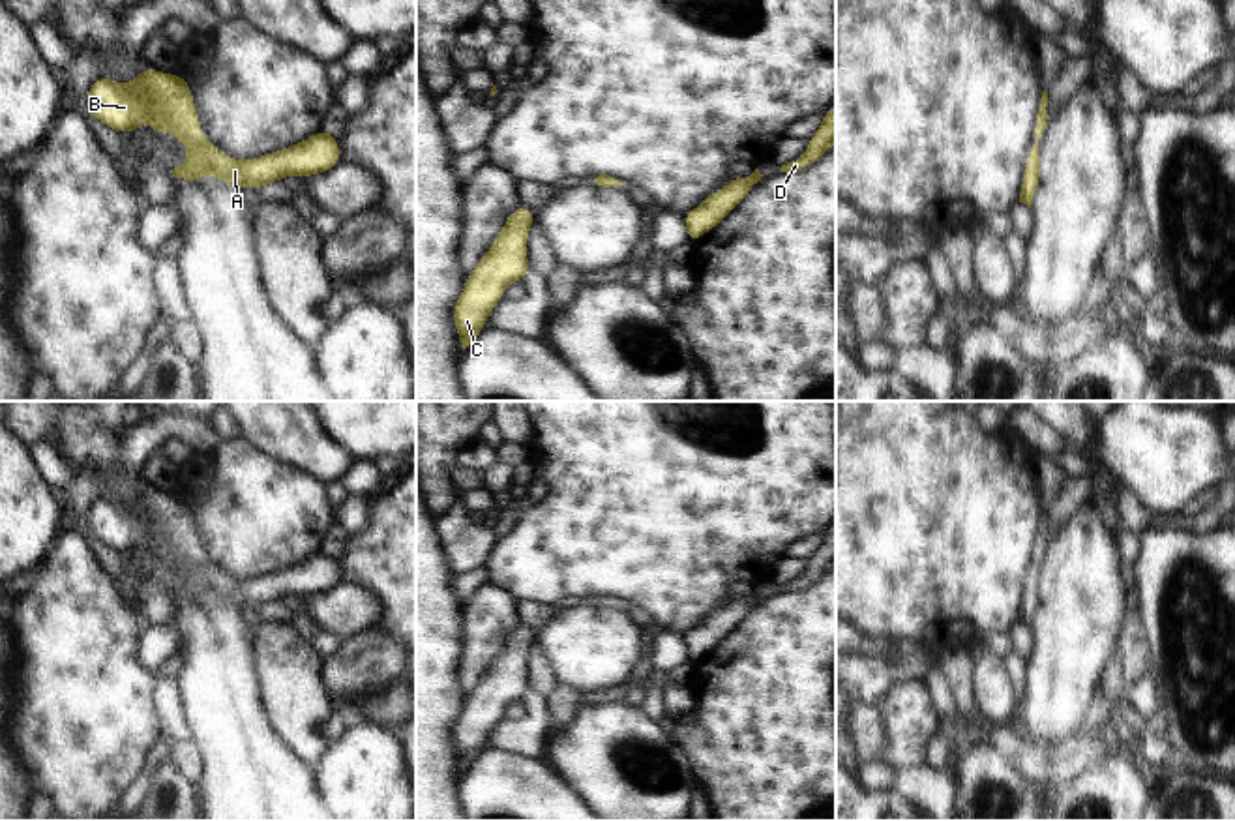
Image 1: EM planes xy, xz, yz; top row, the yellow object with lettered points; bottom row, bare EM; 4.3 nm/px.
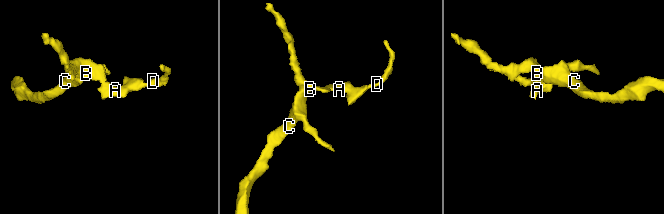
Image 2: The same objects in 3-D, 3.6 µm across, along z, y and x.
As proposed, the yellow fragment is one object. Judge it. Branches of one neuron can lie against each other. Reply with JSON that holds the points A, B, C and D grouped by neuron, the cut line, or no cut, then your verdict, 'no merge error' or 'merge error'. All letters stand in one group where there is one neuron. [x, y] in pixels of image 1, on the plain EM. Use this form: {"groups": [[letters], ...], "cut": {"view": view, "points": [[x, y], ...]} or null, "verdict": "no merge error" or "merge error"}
{"groups": [["A", "B", "C", "D"]], "cut": null, "verdict": "no merge error"}

